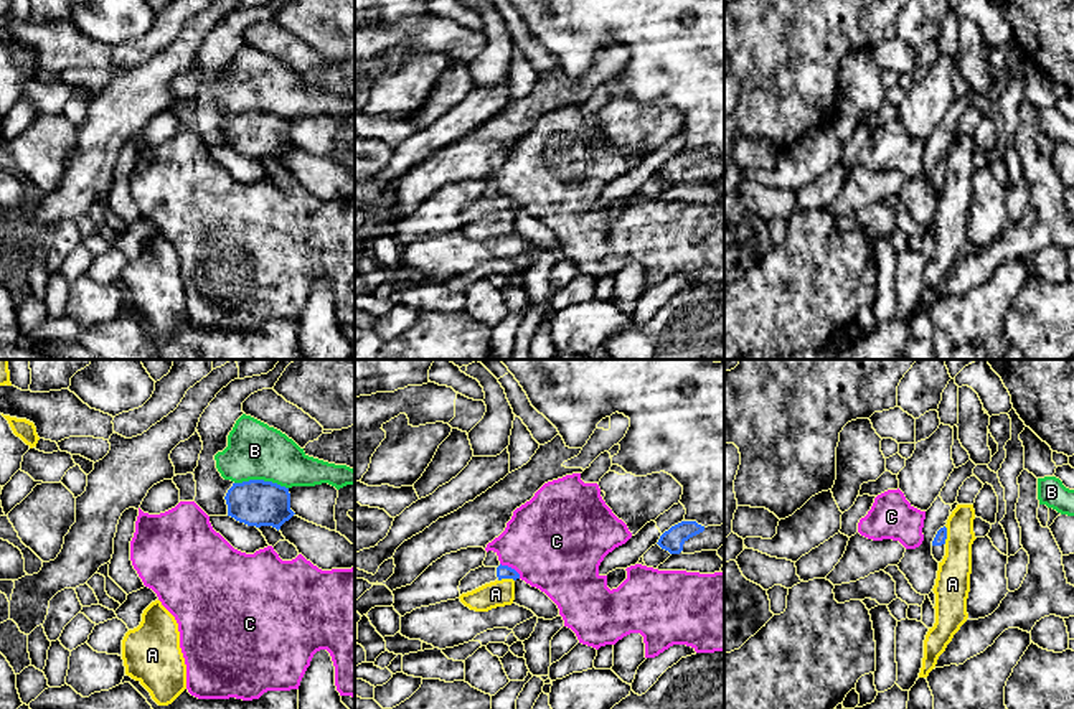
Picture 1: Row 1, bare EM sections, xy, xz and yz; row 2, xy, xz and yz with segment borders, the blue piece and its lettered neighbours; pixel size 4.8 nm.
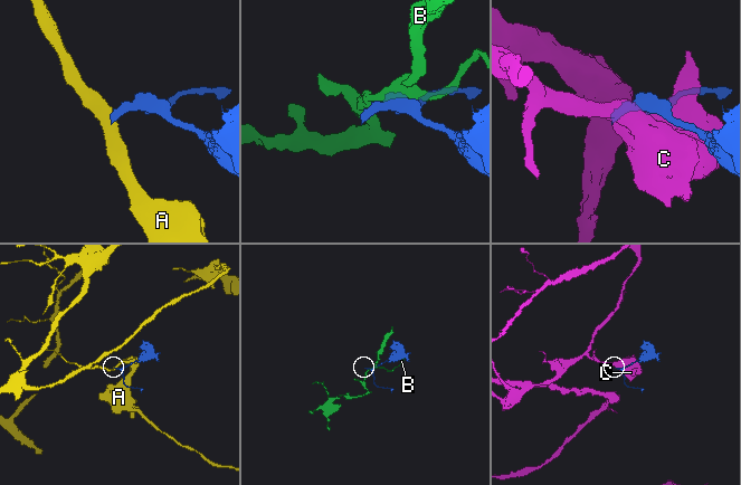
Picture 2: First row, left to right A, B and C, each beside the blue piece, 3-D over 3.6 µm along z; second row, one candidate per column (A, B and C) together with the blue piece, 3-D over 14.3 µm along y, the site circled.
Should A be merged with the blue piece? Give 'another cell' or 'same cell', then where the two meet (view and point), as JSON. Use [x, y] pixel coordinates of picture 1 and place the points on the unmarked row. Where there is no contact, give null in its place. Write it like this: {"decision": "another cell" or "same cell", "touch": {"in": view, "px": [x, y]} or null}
{"decision": "another cell", "touch": {"in": "yz", "px": [946, 165]}}

